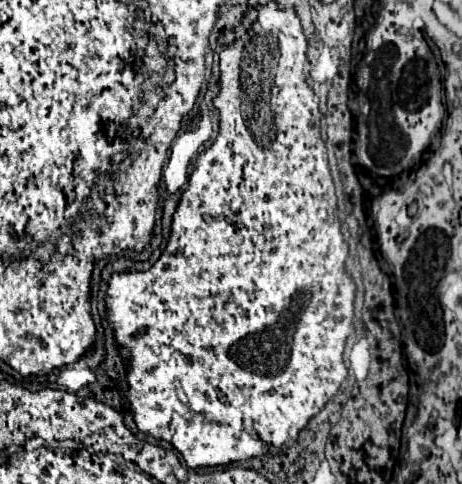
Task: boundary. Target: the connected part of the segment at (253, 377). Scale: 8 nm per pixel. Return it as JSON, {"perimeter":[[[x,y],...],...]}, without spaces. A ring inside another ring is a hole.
{"perimeter":[[[274,2],[258,6],[258,22],[252,26],[248,36],[226,46],[220,52],[220,84],[222,90],[214,100],[214,106],[220,110],[220,132],[214,144],[200,154],[194,172],[190,174],[188,188],[182,194],[180,206],[172,218],[172,236],[166,250],[158,262],[148,272],[136,274],[112,274],[106,292],[108,318],[114,326],[116,340],[122,348],[124,358],[130,358],[130,370],[126,374],[126,396],[132,404],[134,420],[138,430],[164,438],[170,442],[186,460],[188,468],[202,466],[222,466],[230,462],[248,460],[252,456],[264,456],[268,452],[278,454],[292,446],[298,438],[298,432],[308,424],[308,420],[318,414],[324,404],[338,392],[340,384],[348,376],[348,370],[342,362],[342,350],[346,338],[354,332],[354,282],[344,272],[344,262],[348,258],[348,246],[340,234],[340,220],[336,210],[336,190],[328,168],[326,144],[320,136],[320,110],[318,98],[304,78],[306,62],[306,38],[302,26],[292,8],[278,10]]]}

